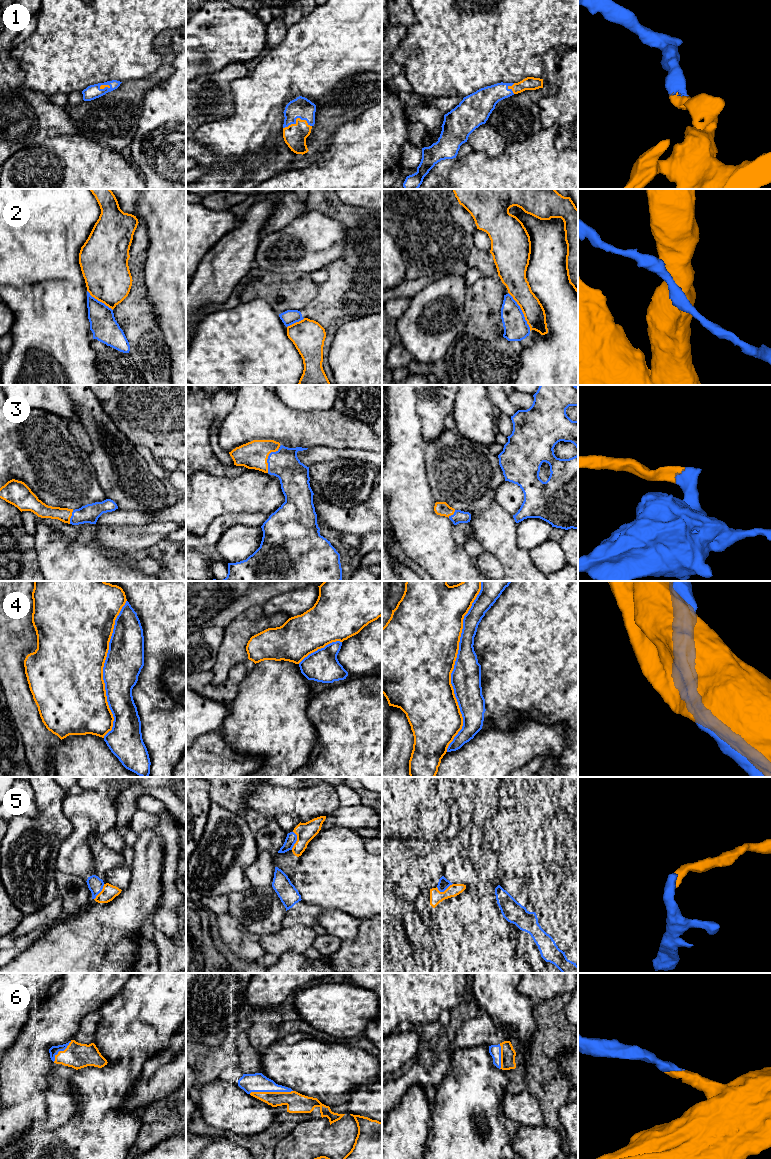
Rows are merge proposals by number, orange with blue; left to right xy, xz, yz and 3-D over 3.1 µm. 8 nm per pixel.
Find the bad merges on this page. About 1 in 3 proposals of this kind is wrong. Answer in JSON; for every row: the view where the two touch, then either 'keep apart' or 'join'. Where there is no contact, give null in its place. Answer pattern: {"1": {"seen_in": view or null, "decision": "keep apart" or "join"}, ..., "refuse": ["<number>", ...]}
{"1": {"seen_in": "xz", "decision": "join"}, "2": {"seen_in": "yz", "decision": "keep apart"}, "3": {"seen_in": "xz", "decision": "join"}, "4": {"seen_in": "yz", "decision": "join"}, "5": {"seen_in": "xz", "decision": "join"}, "6": {"seen_in": "xz", "decision": "join"}, "refuse": ["2"]}

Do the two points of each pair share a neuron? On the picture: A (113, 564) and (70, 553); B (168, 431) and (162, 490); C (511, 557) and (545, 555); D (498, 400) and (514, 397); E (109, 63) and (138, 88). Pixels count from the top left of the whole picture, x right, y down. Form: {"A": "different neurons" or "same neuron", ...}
{"A": "same neuron", "B": "different neurons", "C": "different neurons", "D": "different neurons", "E": "different neurons"}

